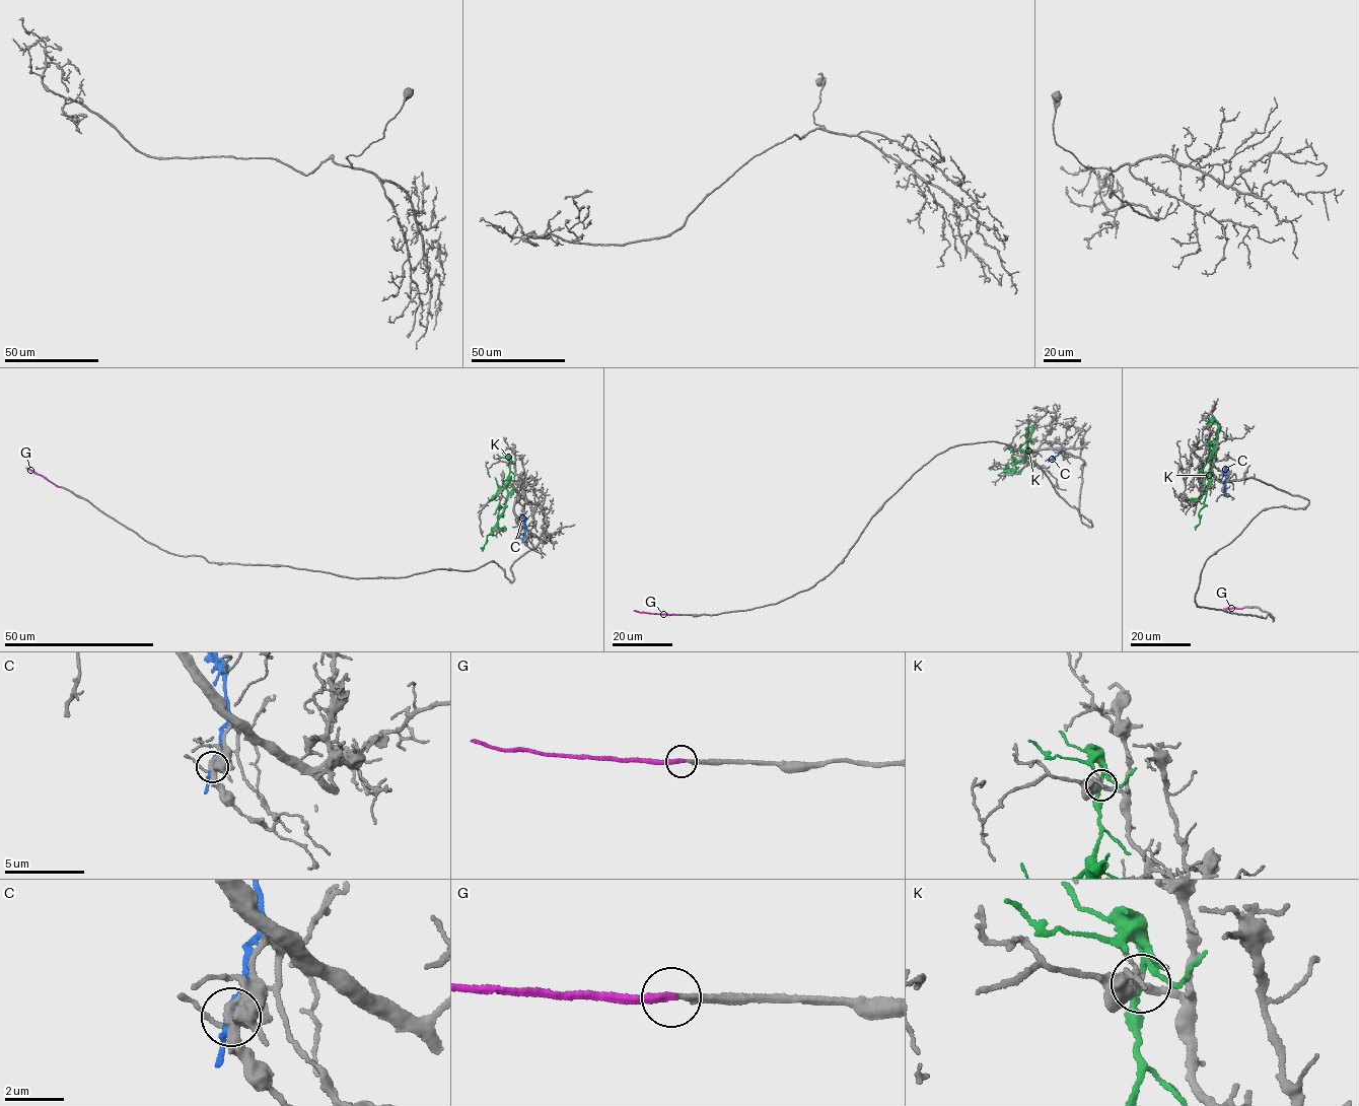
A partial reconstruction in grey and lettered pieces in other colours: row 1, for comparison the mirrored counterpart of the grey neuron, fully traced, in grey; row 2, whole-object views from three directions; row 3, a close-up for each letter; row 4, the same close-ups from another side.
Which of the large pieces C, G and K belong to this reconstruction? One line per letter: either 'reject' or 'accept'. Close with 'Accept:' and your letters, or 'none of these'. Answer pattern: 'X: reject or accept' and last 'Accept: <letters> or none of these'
C: reject
G: reject
K: reject
Accept: none of these

